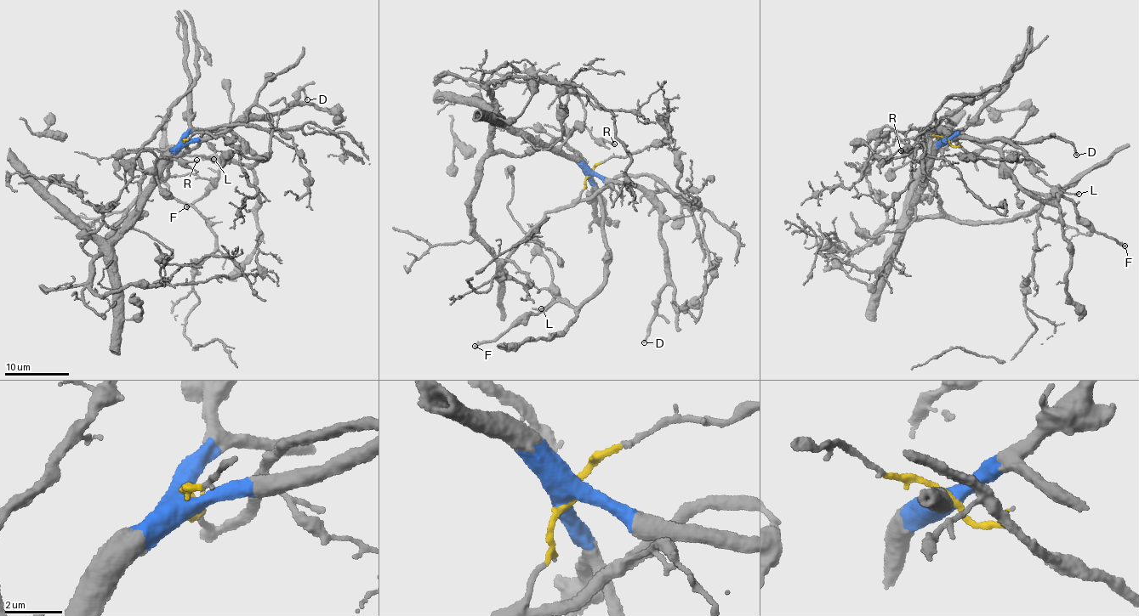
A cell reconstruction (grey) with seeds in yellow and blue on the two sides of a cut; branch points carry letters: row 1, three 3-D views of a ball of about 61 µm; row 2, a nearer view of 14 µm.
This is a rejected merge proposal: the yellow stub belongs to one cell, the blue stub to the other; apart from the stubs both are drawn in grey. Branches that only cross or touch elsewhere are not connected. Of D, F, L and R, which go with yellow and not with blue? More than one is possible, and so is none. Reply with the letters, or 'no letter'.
no letter

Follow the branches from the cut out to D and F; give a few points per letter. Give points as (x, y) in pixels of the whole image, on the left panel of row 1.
D: (184, 143), (224, 134), (239, 121), (280, 112), (299, 102), (297, 101), (300, 88), (303, 88), (307, 99)
F: (184, 143), (196, 129), (224, 129), (259, 159), (248, 163), (225, 161), (219, 178), (198, 200), (185, 207)

